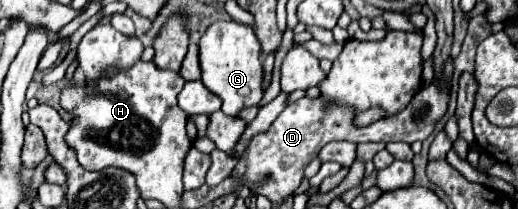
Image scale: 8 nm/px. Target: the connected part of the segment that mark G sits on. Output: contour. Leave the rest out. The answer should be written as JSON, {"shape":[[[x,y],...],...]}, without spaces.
{"shape":[[[213,22],[199,40],[199,66],[201,82],[223,100],[221,110],[235,116],[241,108],[257,106],[263,98],[263,64],[261,44],[251,26],[231,22]]]}

